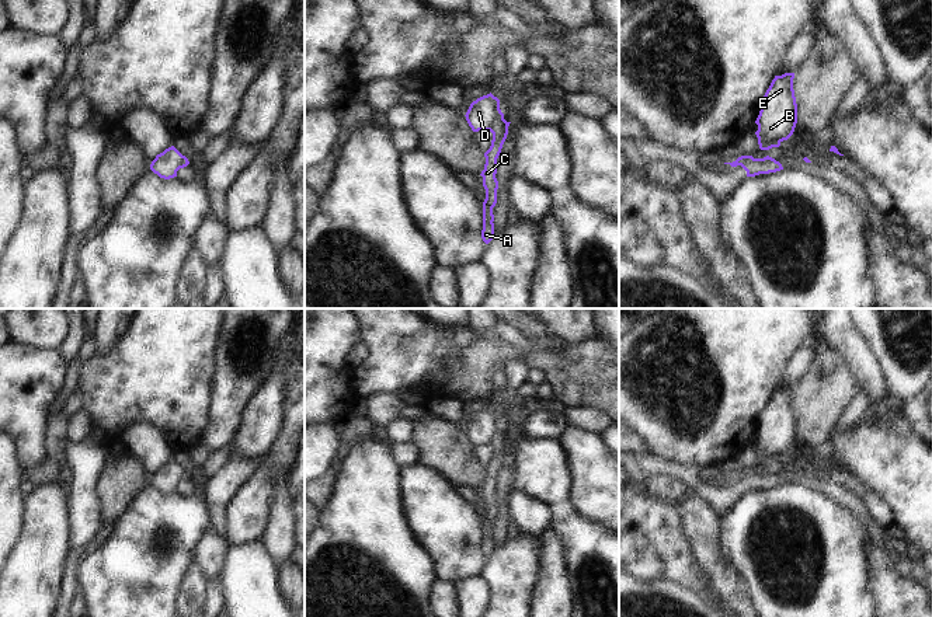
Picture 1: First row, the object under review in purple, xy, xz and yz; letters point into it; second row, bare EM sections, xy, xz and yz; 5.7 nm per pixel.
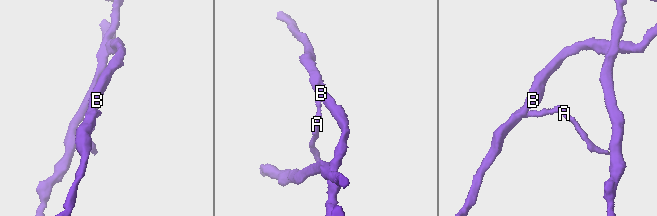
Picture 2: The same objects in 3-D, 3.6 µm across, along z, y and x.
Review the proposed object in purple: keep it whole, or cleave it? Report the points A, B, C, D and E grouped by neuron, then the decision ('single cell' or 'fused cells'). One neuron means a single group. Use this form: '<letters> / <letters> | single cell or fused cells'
A C / B D E | fused cells

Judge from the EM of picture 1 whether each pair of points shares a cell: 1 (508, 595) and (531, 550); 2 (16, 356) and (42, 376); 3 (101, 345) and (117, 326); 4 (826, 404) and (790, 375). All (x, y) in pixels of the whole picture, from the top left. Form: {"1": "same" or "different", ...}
{"1": "same", "2": "same", "3": "same", "4": "different"}

